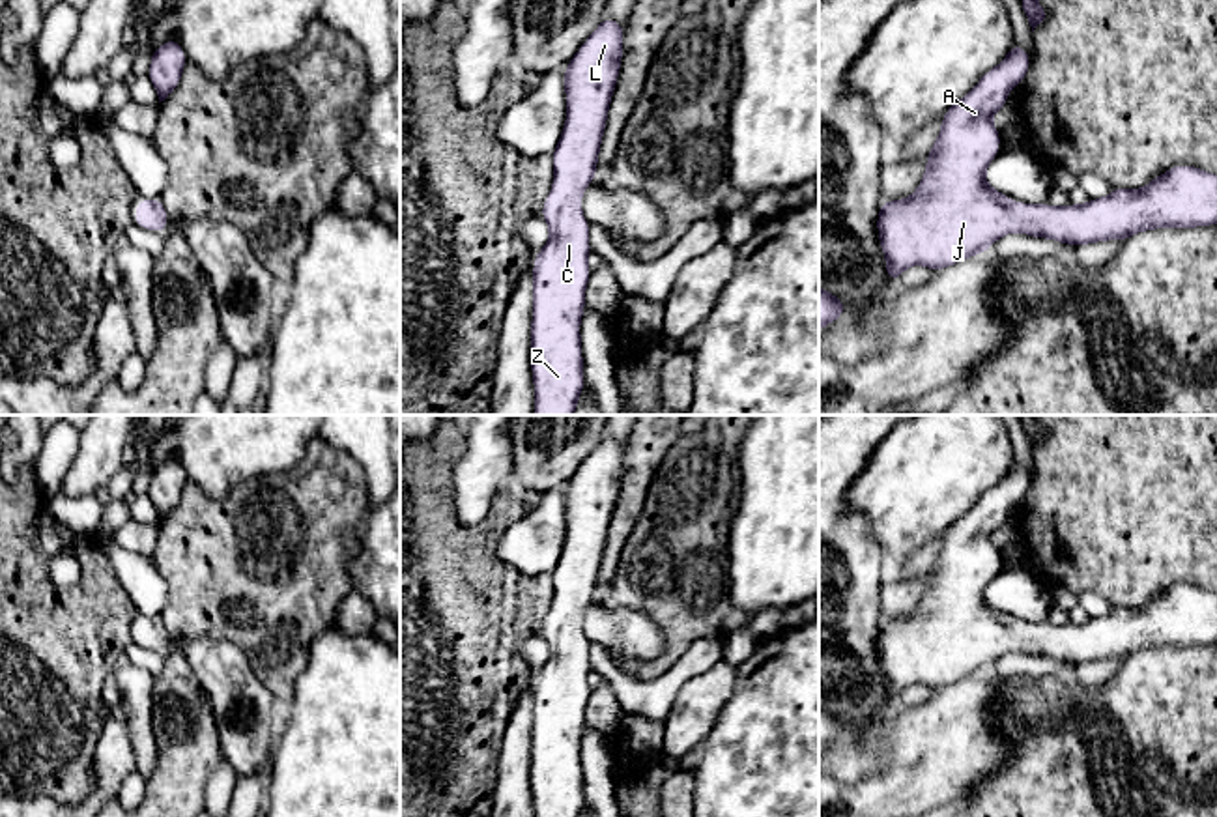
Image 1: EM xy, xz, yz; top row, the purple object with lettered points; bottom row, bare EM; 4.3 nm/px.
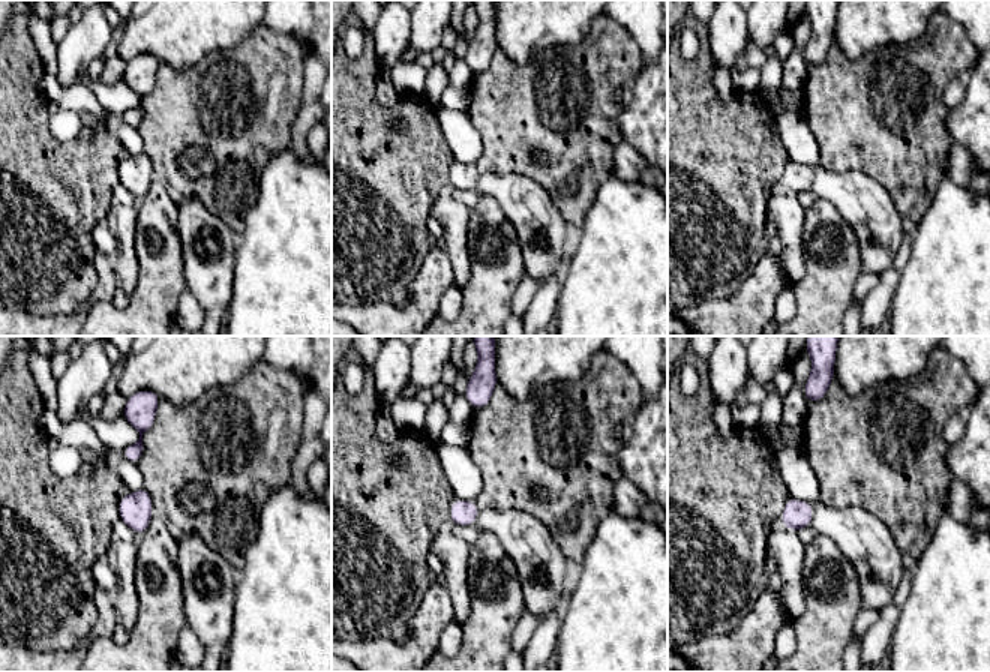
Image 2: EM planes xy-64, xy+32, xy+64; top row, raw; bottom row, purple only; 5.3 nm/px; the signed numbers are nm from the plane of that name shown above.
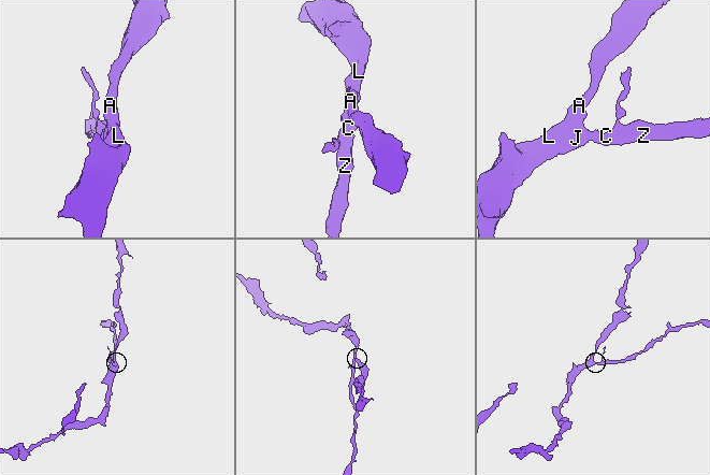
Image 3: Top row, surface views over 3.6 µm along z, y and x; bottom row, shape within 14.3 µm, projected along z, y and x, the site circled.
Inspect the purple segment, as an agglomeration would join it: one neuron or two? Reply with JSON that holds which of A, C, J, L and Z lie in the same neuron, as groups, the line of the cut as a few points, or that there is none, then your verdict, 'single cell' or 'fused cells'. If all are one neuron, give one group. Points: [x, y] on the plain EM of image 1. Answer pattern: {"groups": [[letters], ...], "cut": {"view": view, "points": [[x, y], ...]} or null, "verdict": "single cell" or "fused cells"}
{"groups": [["A", "C", "J", "L", "Z"]], "cut": null, "verdict": "single cell"}

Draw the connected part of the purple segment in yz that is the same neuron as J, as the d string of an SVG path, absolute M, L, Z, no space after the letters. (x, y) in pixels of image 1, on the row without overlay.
M1013 462L1006 477L987 490L978 503L942 533L940 552L927 572L925 593L905 619L882 619L877 636L881 667L886 677L886 697L897 703L910 684L940 690L974 673L987 671L1009 651L1081 666L1105 658L1125 660L1133 652L1157 647L1198 647L1217 643L1217 595L1191 583L1176 583L1142 608L1114 606L1105 617L1084 624L1052 626L1013 621L985 600L989 581L1000 570L1000 552L991 535L1008 523L1008 512L1030 490L1030 473Z

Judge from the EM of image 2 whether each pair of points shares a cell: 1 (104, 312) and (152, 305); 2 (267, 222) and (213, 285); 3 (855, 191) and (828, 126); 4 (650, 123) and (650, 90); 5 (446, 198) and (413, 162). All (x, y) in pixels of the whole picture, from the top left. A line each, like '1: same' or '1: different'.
1: same
2: different
3: different
4: same
5: different

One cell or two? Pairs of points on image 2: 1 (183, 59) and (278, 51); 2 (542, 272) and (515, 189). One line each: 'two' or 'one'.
1: two
2: one

